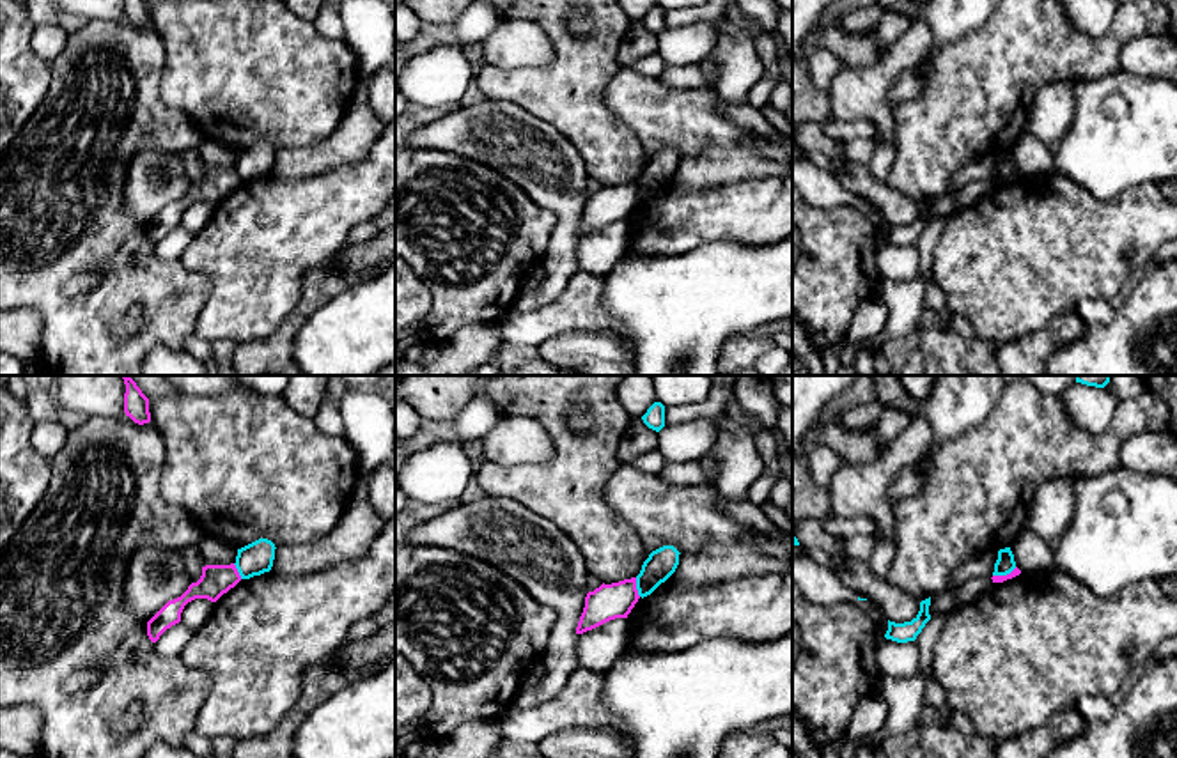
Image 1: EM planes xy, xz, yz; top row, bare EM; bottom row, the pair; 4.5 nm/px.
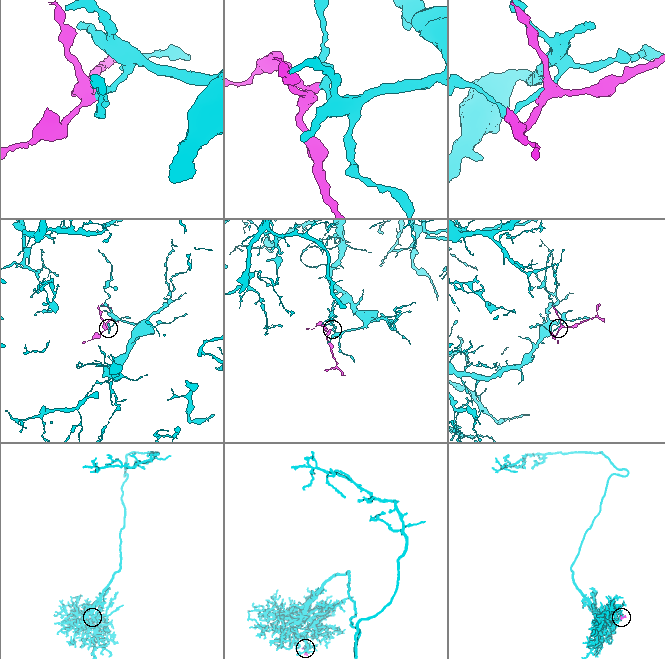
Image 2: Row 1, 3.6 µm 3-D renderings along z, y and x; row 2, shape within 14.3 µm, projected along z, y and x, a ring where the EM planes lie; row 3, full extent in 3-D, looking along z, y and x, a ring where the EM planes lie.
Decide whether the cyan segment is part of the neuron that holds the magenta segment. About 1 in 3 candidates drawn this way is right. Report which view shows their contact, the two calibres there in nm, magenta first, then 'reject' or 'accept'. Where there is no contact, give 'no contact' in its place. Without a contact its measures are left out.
contact in yz; calibres 40 and 90 nm; reject

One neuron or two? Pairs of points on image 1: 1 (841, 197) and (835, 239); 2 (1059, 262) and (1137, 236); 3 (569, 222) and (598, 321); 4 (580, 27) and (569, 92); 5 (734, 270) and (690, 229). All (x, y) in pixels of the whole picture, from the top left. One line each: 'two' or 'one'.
1: two
2: one
3: two
4: two
5: two

